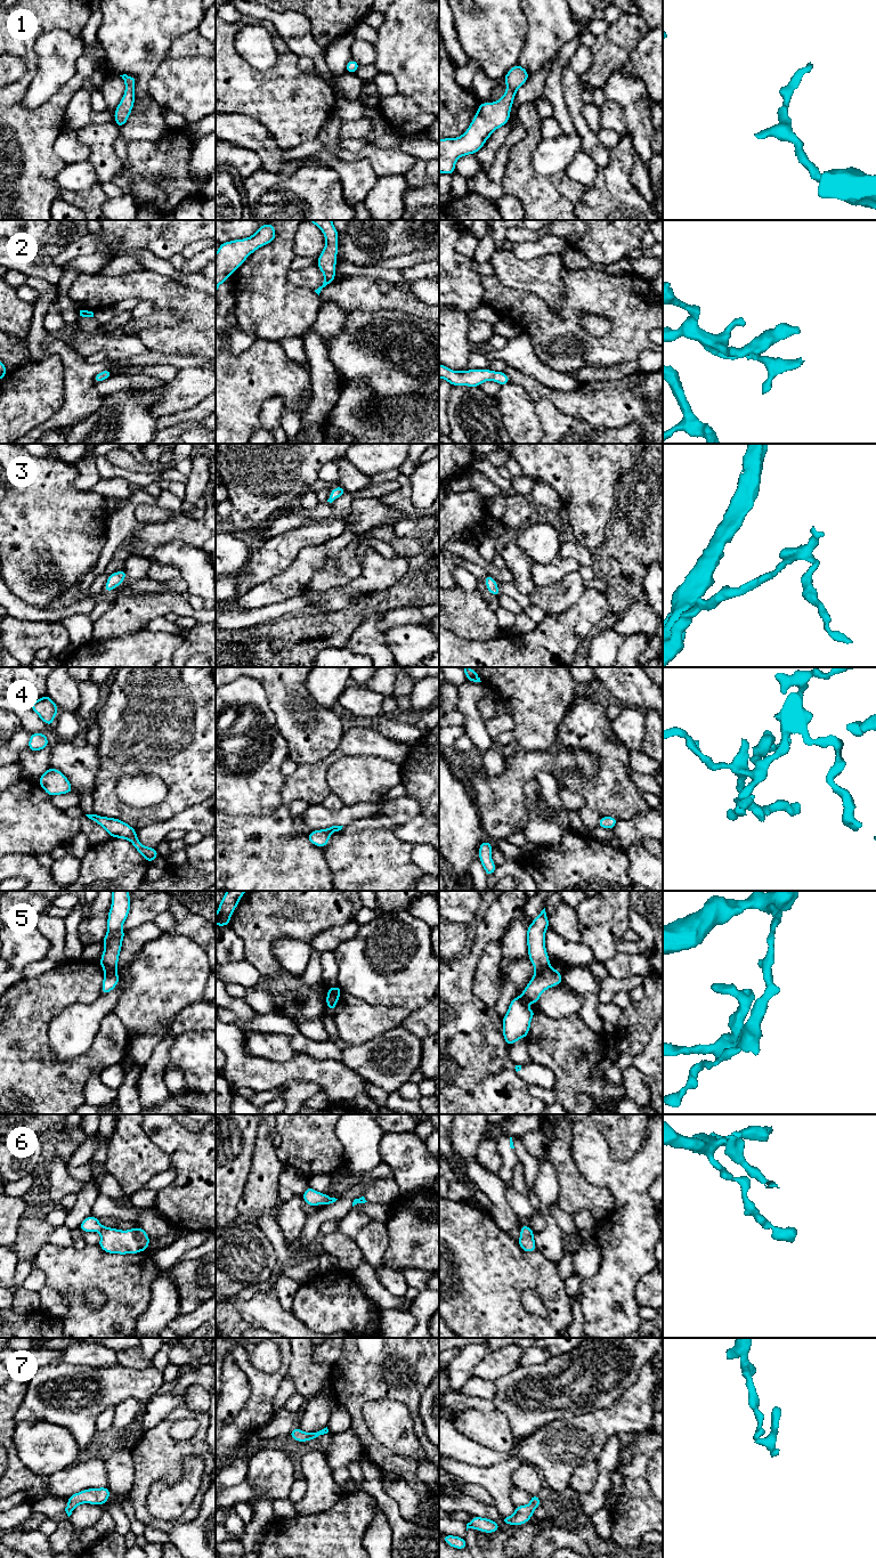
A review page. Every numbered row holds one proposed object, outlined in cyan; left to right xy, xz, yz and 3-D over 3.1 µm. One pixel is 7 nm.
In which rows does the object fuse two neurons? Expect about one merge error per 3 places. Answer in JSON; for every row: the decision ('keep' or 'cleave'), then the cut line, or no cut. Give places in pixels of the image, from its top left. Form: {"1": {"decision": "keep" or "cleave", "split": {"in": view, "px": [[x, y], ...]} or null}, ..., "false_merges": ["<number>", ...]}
{"1": {"decision": "keep", "split": null}, "2": {"decision": "keep", "split": null}, "3": {"decision": "keep", "split": null}, "4": {"decision": "keep", "split": null}, "5": {"decision": "cleave", "split": {"in": "xz", "px": [[327, 991], [340, 993]]}}, "6": {"decision": "keep", "split": null}, "7": {"decision": "keep", "split": null}, "false_merges": ["5"]}

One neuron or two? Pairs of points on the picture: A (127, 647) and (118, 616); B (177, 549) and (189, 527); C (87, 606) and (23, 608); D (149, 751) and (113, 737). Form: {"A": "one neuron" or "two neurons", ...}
{"A": "two neurons", "B": "two neurons", "C": "one neuron", "D": "one neuron"}

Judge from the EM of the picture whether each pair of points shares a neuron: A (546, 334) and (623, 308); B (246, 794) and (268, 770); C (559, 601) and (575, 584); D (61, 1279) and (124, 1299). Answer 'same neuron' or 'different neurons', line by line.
A: same neuron
B: same neuron
C: same neuron
D: same neuron

